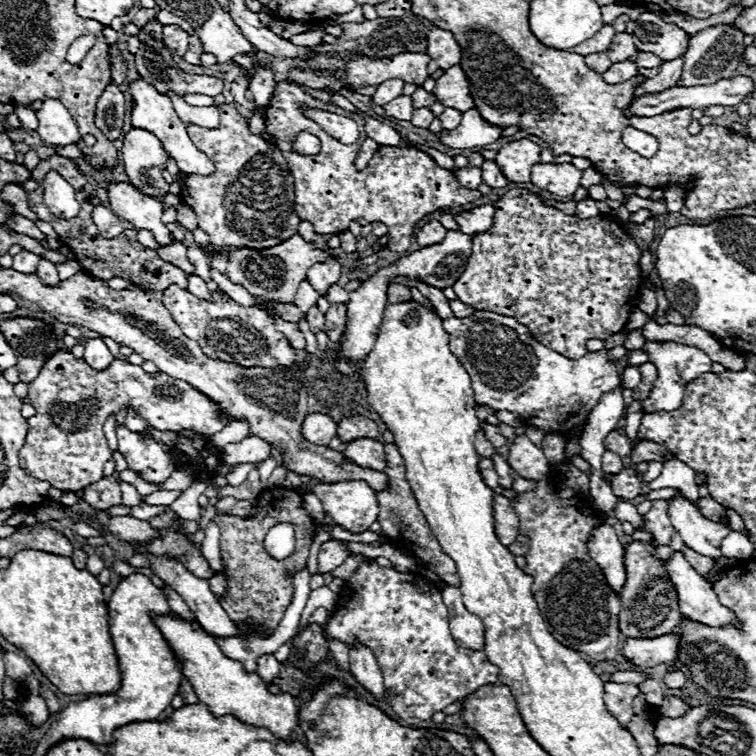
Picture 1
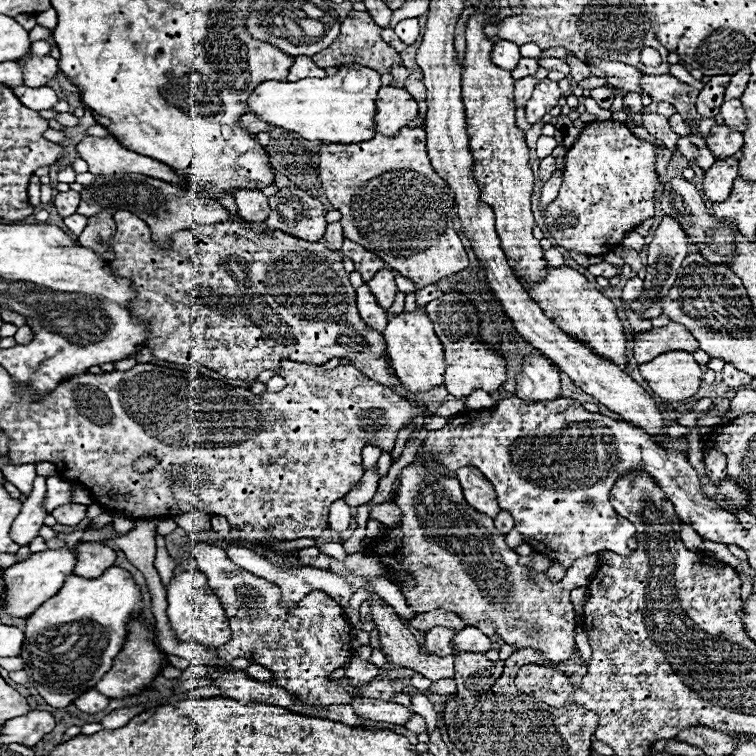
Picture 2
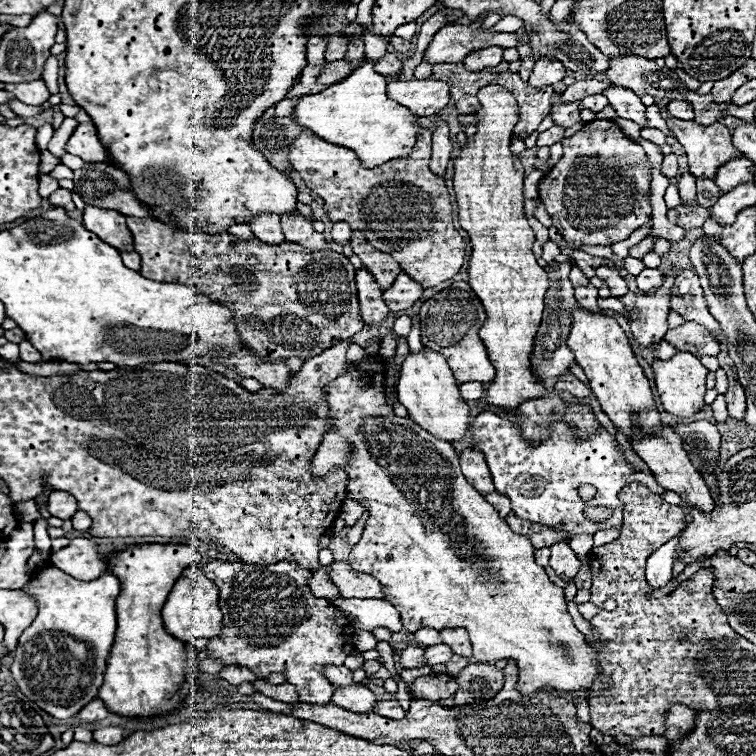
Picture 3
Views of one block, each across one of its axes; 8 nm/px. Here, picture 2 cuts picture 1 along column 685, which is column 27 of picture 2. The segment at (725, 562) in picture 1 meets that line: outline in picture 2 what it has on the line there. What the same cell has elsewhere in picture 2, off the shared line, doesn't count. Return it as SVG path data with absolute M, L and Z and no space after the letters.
M38 476L34 480L30 496L24 500L22 512L18 514L10 530L10 537L20 546L30 544L38 536L38 530L48 514L44 508L44 500L46 500L46 478Z

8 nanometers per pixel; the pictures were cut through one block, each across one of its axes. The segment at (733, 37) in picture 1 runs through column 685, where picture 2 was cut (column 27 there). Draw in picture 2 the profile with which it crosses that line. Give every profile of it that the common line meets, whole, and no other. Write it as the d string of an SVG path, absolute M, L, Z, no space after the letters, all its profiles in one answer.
M26 54L22 62L24 62L24 84L30 88L46 86L48 80L52 80L54 74L58 72L58 60L54 60L52 56L38 58L38 56Z

